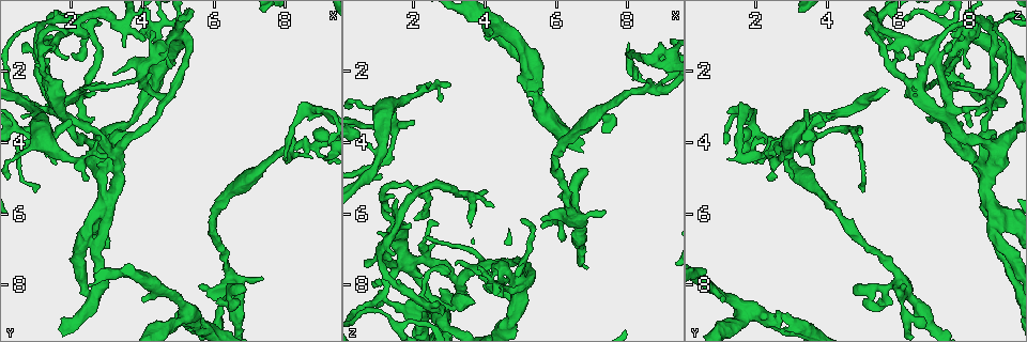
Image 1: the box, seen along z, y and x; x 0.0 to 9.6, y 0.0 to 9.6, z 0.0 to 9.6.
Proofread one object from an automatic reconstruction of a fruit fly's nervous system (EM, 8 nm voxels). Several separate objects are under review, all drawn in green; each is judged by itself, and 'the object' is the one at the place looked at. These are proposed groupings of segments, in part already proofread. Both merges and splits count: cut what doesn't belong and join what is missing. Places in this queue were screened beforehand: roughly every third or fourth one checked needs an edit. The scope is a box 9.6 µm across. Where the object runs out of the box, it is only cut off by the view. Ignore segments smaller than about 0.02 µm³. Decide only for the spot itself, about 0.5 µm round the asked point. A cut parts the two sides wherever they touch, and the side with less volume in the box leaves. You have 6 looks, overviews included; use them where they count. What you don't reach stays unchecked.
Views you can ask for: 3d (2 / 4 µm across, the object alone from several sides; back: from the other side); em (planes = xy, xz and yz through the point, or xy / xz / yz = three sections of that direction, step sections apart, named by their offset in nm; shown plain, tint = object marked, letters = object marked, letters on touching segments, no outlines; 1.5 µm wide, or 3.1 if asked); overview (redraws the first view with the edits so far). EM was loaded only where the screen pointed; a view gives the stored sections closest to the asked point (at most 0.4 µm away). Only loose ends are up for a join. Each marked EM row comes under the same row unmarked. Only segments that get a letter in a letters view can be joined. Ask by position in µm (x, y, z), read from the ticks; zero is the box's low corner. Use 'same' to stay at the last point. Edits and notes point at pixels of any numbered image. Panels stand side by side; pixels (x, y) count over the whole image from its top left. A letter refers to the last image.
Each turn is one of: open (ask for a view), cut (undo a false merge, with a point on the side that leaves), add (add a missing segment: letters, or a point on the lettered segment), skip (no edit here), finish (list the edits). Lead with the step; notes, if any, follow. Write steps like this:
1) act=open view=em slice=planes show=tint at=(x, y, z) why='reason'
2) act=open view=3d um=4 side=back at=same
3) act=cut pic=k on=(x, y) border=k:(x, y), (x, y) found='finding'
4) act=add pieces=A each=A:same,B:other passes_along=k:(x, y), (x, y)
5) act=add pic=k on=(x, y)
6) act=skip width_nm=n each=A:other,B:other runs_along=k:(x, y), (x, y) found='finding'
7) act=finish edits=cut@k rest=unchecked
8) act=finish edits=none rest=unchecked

act=open view=em slice=planes show=letters at=(3.45, 1.30, 5.55) why='branch stops here'

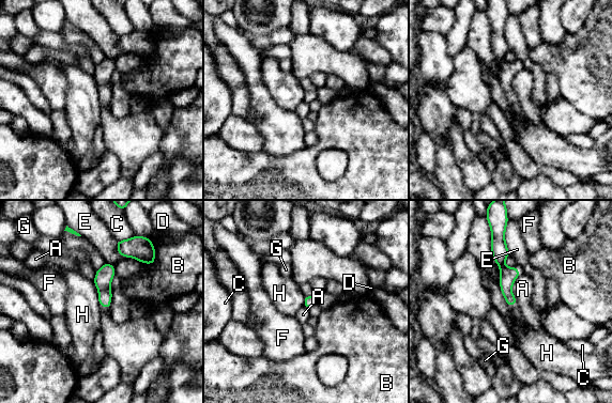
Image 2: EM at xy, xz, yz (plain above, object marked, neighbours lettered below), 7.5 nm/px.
act=skip each=A:other,B:other,C:other,D:other,E:other,F:other,G:other,H:other border=2:(92, 281), (97, 291), (100, 305) found='none of them fits'

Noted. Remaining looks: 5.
act=open view=em slice=planes show=letters at=(1.10, 1.45, 7.00) why='branch point'

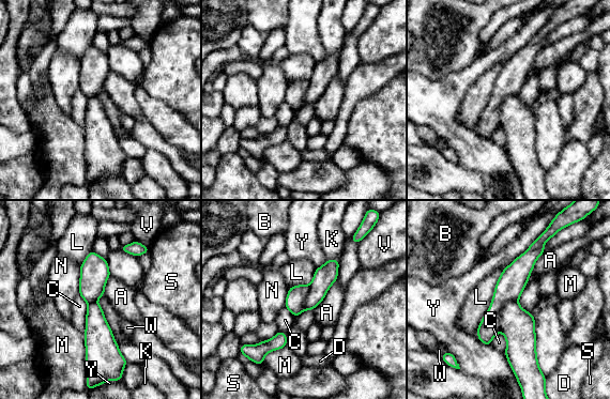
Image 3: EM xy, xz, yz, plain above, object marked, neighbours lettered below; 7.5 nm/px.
act=cut pic=3 on=(518, 325) each=A:other,B:other,C:other,D:other,K:other,L:other,M:other,N:other,S:other,V:other,W:other,Y:other border=3:(517, 301), (501, 308), (499, 330) found='two neurons meet here'

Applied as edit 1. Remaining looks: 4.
act=open view=overview

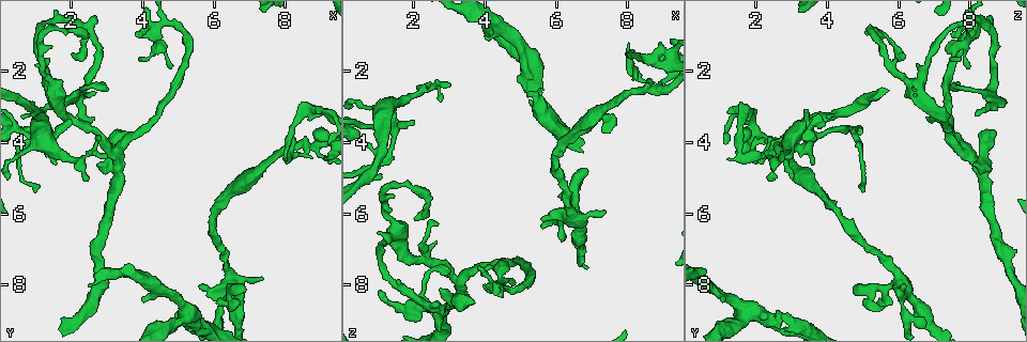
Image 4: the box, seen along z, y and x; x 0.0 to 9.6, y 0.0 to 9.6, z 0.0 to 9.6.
act=open view=3d um=4 at=(5.60, 8.05, 6.20)

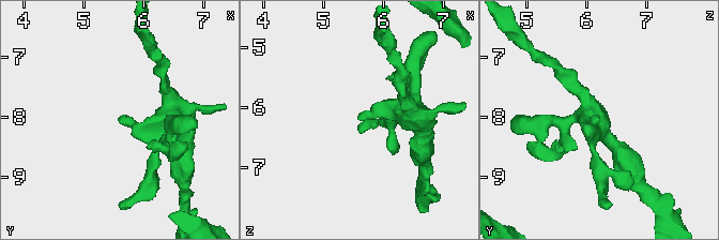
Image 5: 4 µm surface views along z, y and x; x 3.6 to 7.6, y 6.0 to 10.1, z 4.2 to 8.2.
act=open view=em slice=planes show=letters at=(5.55, 8.05, 6.20)

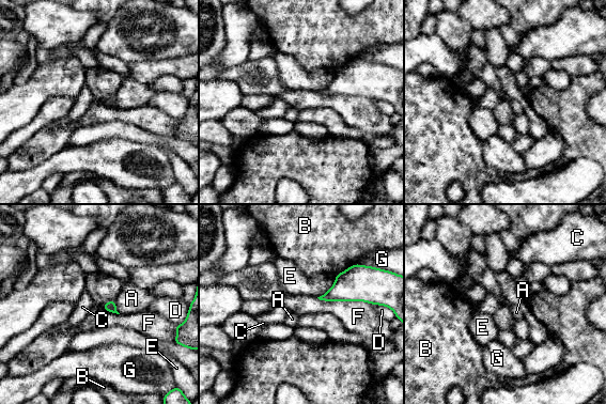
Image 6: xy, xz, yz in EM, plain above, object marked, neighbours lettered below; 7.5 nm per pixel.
act=skip longest_contact=F:340nm each=A:other,B:other,C:other,D:other,E:other,F:other,G:other found='no lettered segment goes on from it'

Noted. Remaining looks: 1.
act=finish edits=cut@3 rest=unchecked

